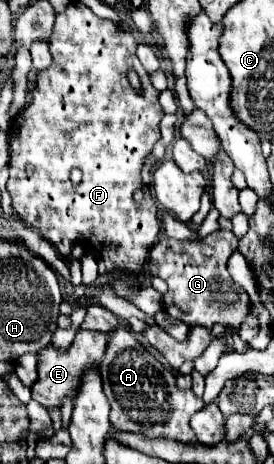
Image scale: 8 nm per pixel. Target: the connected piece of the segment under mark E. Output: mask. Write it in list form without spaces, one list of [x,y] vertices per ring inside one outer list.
[[[78,329],[76,339],[72,347],[66,353],[56,351],[52,345],[44,349],[42,355],[38,355],[38,381],[32,385],[32,399],[36,399],[42,407],[60,407],[62,397],[76,395],[76,387],[80,387],[80,377],[84,375],[84,369],[96,361],[100,363],[104,359],[104,349],[106,349],[108,335],[100,331],[86,331]]]

